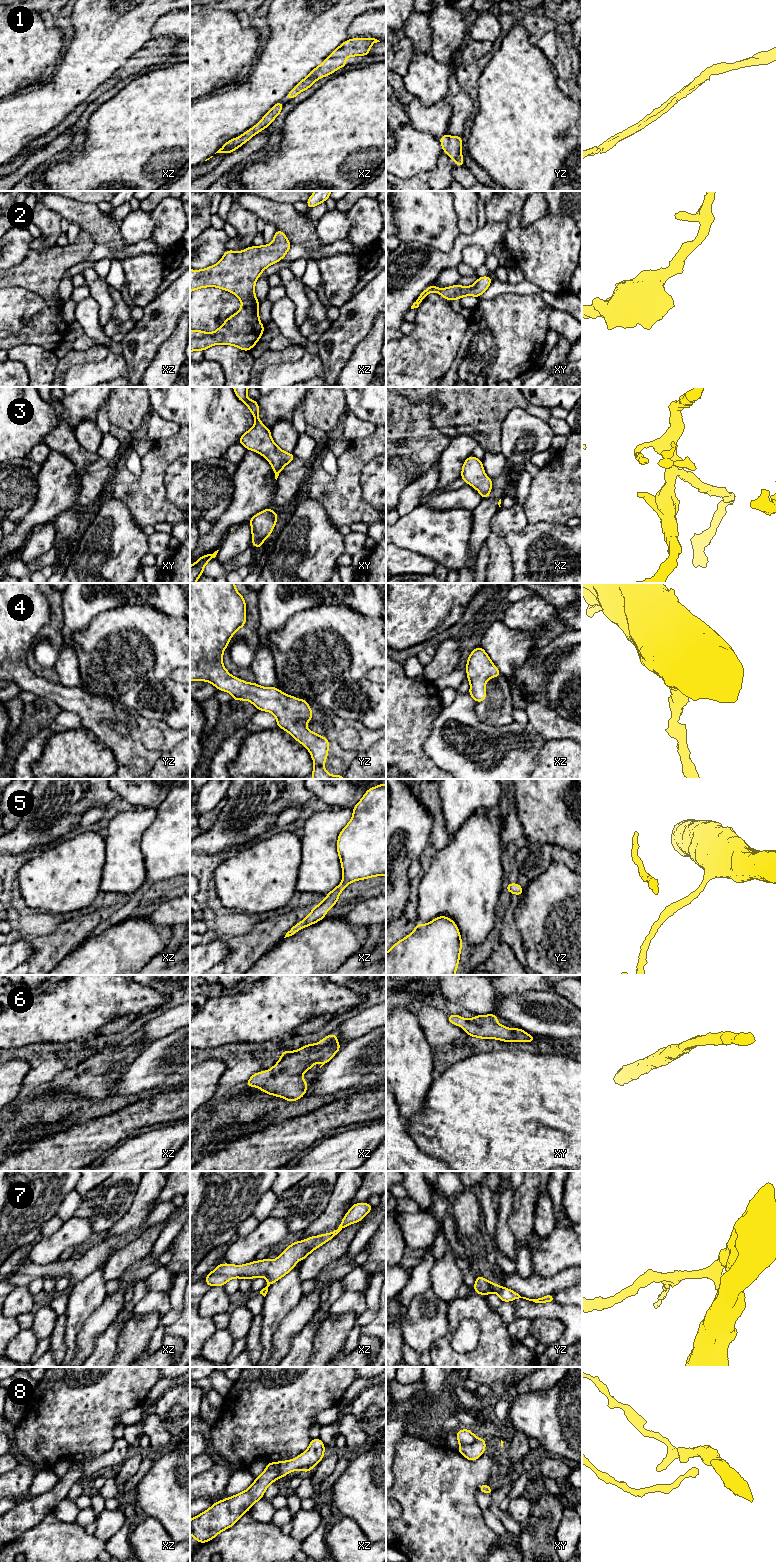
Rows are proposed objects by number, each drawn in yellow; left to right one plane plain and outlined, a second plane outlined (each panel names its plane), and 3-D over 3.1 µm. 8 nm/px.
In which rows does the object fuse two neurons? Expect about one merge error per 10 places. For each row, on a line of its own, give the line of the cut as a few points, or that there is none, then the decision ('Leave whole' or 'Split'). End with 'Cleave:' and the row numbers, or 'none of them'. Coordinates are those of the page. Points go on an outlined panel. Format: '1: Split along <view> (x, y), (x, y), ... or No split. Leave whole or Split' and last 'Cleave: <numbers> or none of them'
1: No split. Leave whole
2: No split. Leave whole
3: No split. Leave whole
4: No split. Leave whole
5: No split. Leave whole
6: No split. Leave whole
7: No split. Leave whole
8: Split along xy (477, 1438), (471, 1443), (462, 1443), (460, 1445). Split
Cleave: 8

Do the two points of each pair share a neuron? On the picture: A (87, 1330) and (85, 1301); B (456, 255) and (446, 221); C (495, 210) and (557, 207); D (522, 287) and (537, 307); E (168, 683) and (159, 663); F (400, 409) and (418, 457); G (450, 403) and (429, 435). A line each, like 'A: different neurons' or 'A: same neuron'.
A: different neurons
B: different neurons
C: different neurons
D: different neurons
E: different neurons
F: same neuron
G: different neurons

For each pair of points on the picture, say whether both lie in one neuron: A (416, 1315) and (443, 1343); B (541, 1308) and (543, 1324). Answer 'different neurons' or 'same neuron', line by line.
A: different neurons
B: different neurons

